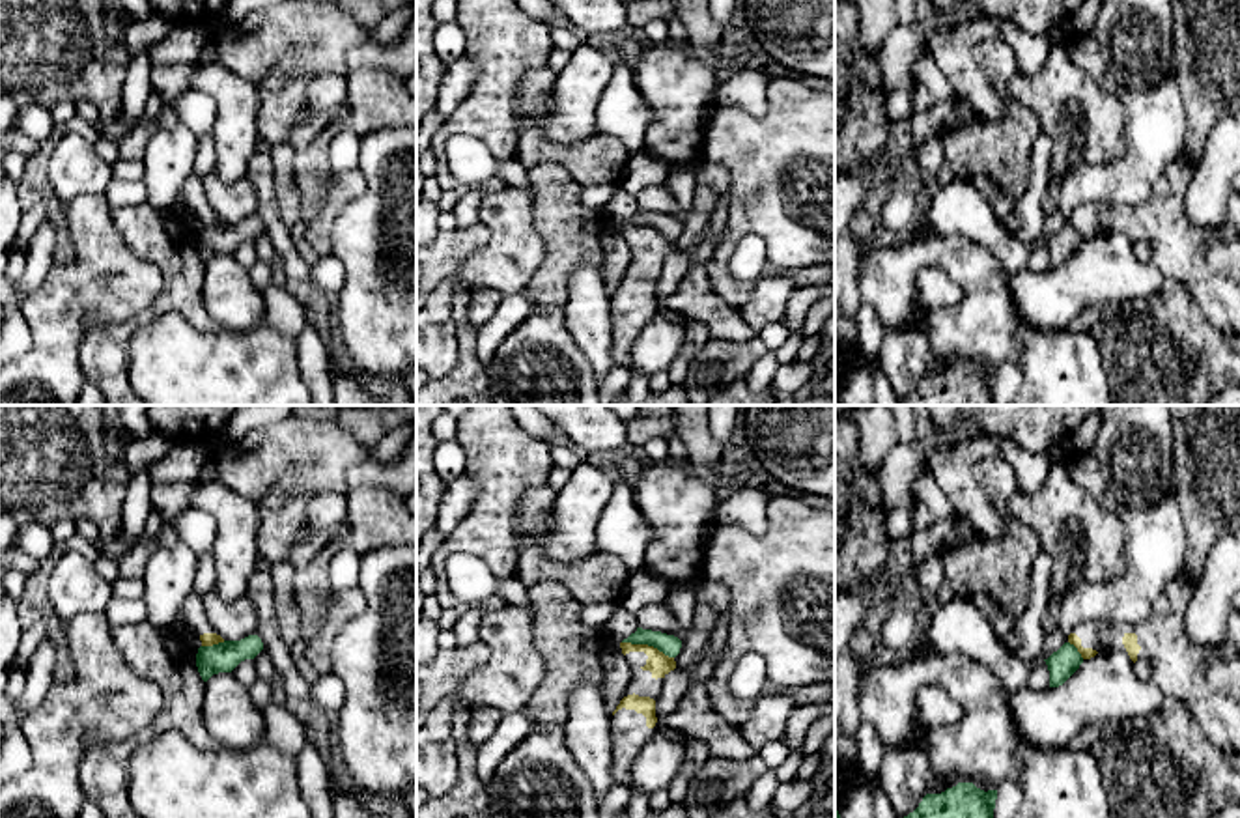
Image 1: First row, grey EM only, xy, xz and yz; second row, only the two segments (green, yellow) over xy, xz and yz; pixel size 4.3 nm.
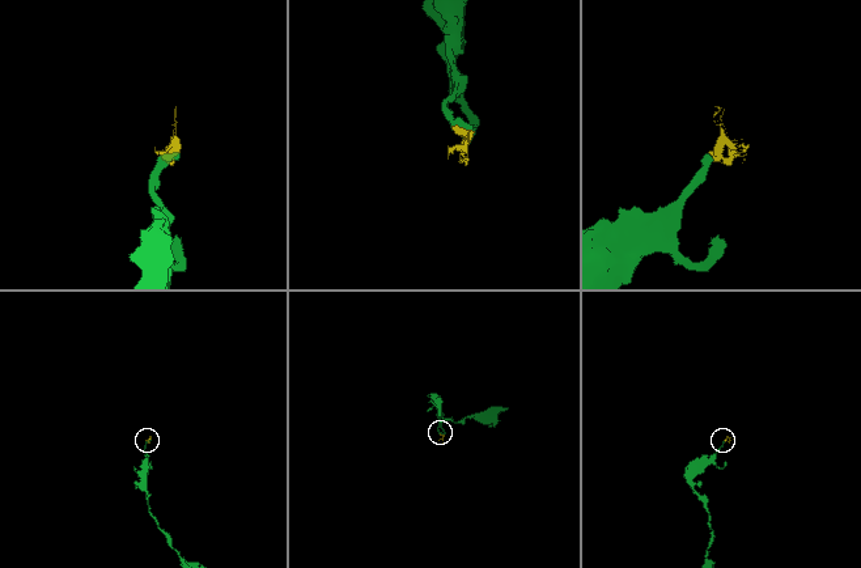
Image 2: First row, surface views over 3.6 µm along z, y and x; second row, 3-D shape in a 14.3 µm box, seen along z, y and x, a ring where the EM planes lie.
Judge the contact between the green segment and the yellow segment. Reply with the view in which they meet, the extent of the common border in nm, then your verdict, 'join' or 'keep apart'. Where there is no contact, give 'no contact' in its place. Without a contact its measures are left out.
contact in xz; length 240 nm; keep apart

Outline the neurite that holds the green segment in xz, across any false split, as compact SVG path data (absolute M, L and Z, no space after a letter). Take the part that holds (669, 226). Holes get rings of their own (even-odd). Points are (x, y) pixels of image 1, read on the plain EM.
M637 209L637 213L631 215L627 220L624 220L622 224L648 226L657 230L669 239L676 239L682 230L682 222L678 219L661 213L642 211L642 209Z

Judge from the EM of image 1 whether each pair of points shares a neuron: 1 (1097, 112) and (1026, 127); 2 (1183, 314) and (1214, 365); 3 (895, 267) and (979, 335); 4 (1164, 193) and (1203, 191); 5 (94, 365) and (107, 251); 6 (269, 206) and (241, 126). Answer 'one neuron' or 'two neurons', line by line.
1: two neurons
2: one neuron
3: one neuron
4: two neurons
5: two neurons
6: two neurons

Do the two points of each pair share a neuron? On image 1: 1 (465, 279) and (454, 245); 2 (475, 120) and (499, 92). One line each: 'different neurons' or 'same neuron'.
1: different neurons
2: same neuron

